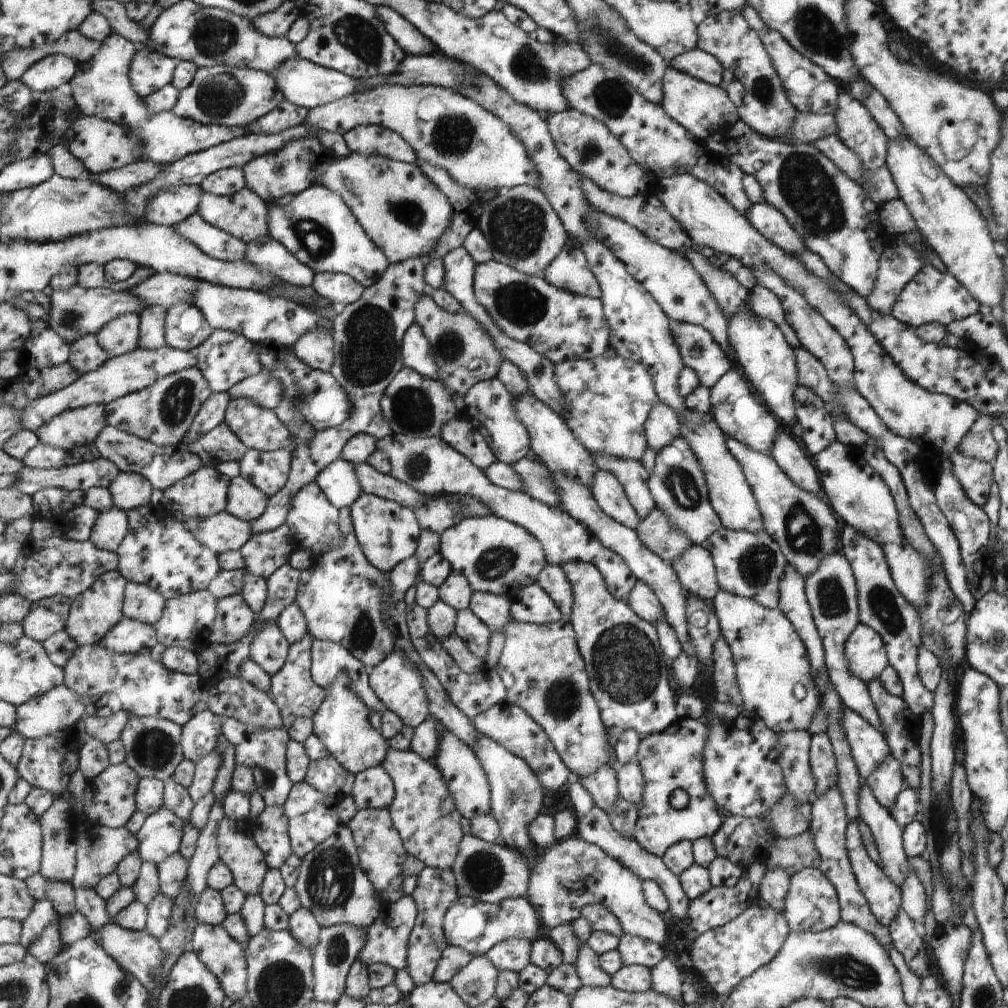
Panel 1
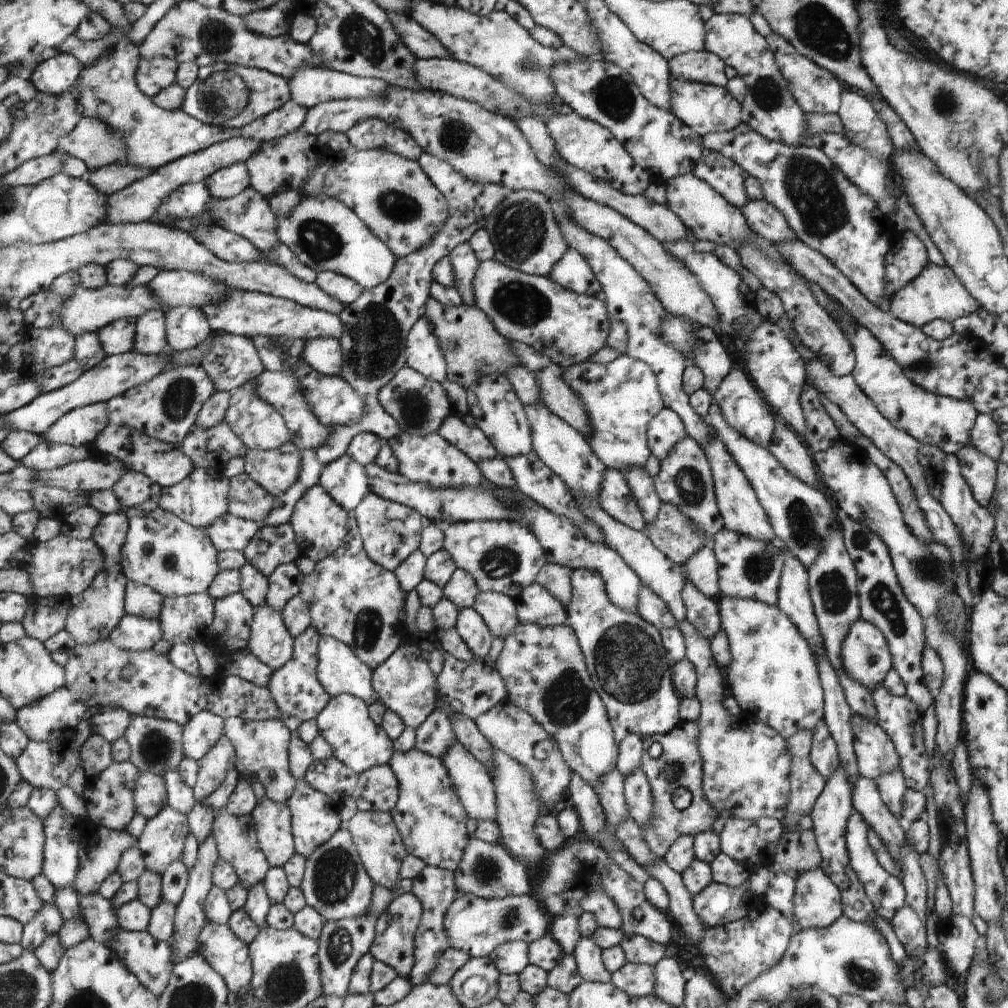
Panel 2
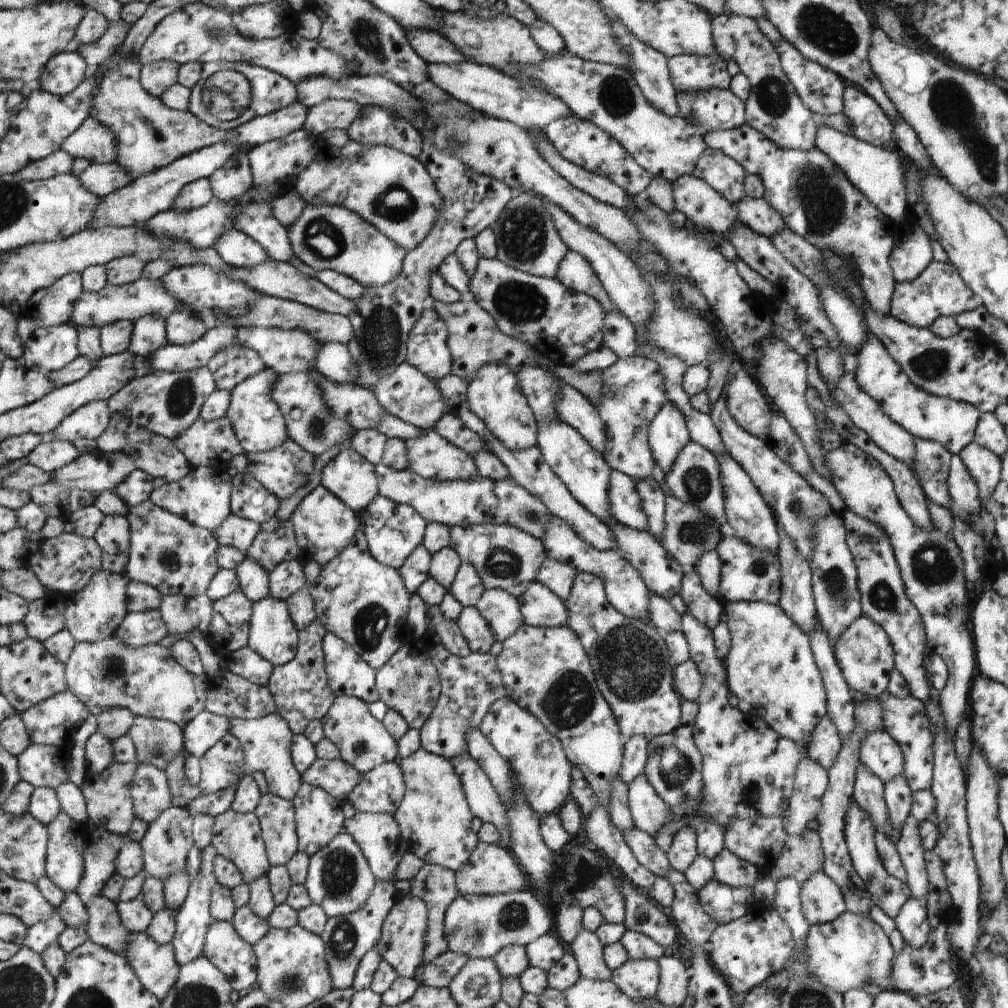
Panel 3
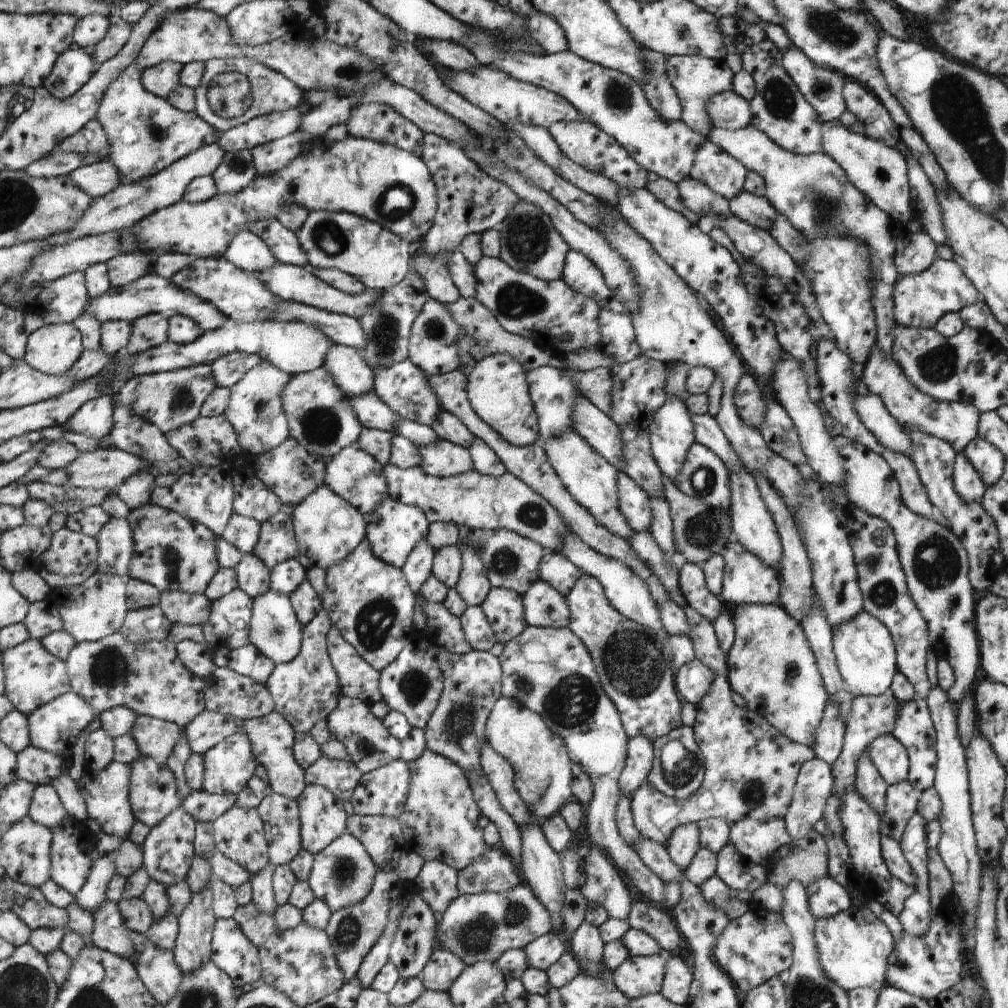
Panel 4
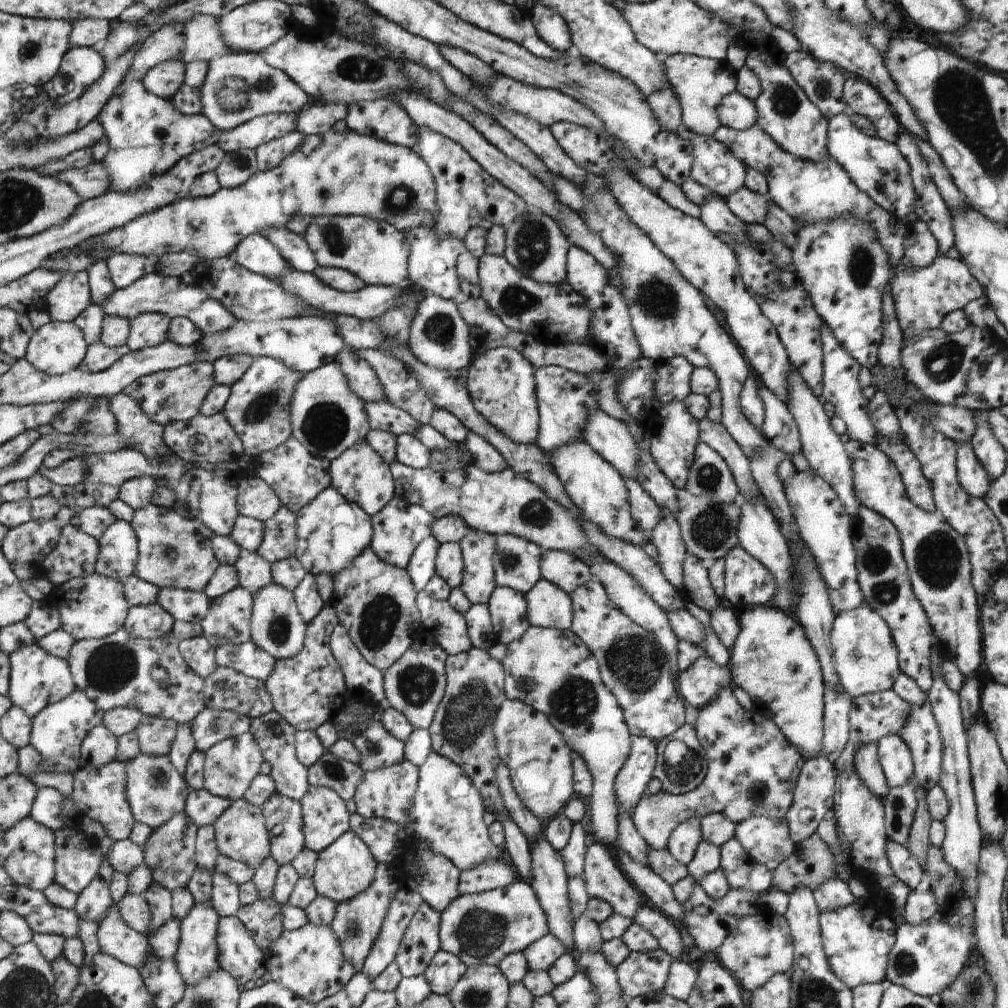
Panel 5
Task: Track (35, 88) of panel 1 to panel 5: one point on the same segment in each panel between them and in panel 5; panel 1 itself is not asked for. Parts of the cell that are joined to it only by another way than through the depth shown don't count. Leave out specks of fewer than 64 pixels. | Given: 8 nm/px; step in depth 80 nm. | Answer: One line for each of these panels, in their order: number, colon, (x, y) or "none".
2: (57, 75)
3: (64, 72)
4: (73, 68)
5: (81, 66)

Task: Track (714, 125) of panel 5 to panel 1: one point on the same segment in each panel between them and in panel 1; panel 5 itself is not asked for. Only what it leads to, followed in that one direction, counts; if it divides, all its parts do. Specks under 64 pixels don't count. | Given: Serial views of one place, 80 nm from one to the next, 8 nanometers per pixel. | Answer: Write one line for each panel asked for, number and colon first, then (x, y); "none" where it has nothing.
1: (702, 65)
2: (703, 66)
3: (689, 72)
4: (696, 78)

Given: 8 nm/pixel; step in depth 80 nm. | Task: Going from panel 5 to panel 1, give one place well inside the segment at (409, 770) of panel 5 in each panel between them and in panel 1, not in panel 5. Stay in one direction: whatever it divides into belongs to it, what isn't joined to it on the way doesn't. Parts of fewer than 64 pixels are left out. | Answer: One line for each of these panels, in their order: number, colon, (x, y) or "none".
1: (373, 788)
2: (377, 789)
3: (380, 790)
4: (383, 791)

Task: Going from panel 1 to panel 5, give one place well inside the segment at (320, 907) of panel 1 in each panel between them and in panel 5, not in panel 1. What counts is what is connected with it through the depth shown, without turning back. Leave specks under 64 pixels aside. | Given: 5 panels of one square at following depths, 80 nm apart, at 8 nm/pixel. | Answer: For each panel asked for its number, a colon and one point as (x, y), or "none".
2: (335, 883)
3: (339, 879)
4: (342, 875)
5: (345, 869)

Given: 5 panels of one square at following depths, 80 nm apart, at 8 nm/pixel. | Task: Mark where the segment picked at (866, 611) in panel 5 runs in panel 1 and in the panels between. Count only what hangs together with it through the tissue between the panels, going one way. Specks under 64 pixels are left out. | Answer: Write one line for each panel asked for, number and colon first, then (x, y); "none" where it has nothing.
1: (866, 656)
2: (866, 658)
3: (865, 655)
4: (865, 655)

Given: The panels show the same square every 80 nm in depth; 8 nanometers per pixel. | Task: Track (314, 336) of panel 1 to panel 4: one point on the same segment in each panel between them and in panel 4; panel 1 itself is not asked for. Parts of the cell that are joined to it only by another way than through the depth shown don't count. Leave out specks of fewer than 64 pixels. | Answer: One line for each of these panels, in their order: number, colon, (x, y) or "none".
2: (323, 354)
3: (334, 361)
4: (349, 370)

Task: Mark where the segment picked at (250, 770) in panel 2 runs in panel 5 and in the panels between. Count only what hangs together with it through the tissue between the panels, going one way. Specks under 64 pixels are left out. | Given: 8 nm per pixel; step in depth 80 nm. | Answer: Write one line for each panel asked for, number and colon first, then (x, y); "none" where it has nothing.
3: (267, 742)
4: (272, 736)
5: (277, 738)

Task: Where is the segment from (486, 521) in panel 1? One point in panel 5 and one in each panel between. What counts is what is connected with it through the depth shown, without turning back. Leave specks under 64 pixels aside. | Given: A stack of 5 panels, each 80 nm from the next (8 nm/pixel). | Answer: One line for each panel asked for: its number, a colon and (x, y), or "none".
2: (503, 556)
3: (507, 558)
4: (513, 561)
5: (517, 563)

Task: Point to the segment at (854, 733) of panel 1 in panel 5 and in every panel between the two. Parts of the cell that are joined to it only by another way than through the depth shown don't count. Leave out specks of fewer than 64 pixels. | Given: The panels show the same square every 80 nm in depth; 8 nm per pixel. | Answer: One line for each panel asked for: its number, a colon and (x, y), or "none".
2: (875, 752)
3: (879, 752)
4: (890, 758)
5: (895, 757)

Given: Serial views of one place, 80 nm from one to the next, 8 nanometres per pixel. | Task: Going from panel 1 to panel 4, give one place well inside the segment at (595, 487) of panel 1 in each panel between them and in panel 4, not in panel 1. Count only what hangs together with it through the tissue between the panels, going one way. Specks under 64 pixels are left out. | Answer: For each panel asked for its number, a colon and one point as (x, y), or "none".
2: (616, 498)
3: (627, 506)
4: (634, 503)

